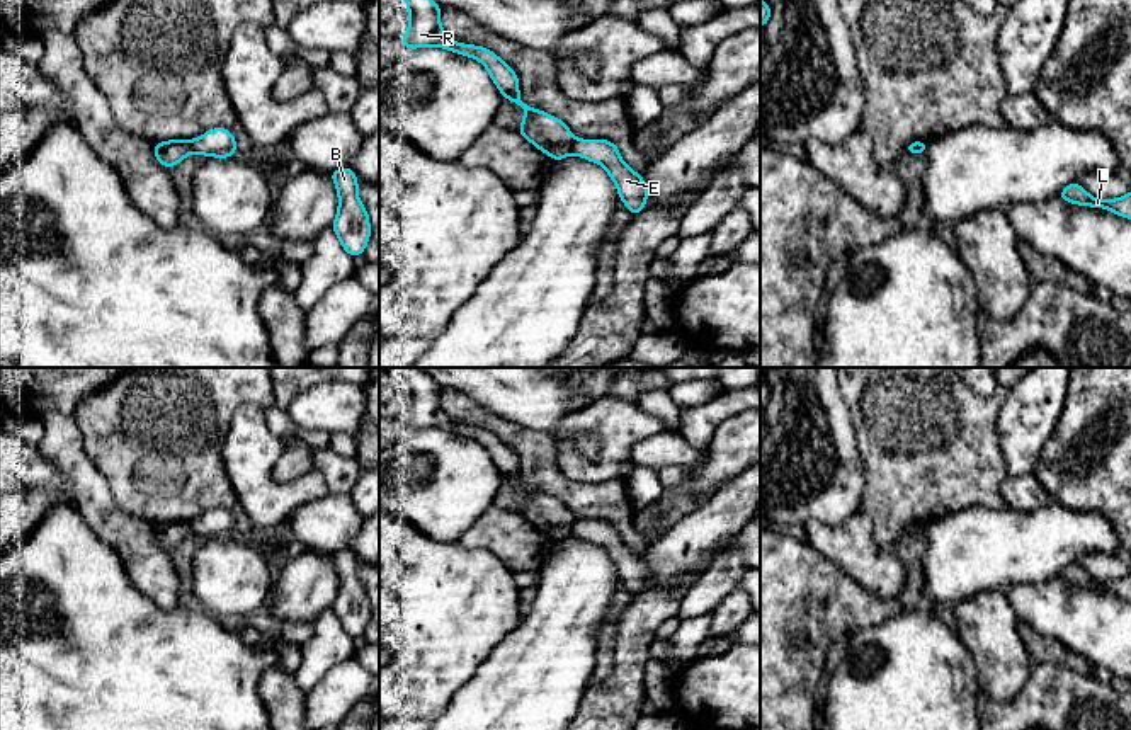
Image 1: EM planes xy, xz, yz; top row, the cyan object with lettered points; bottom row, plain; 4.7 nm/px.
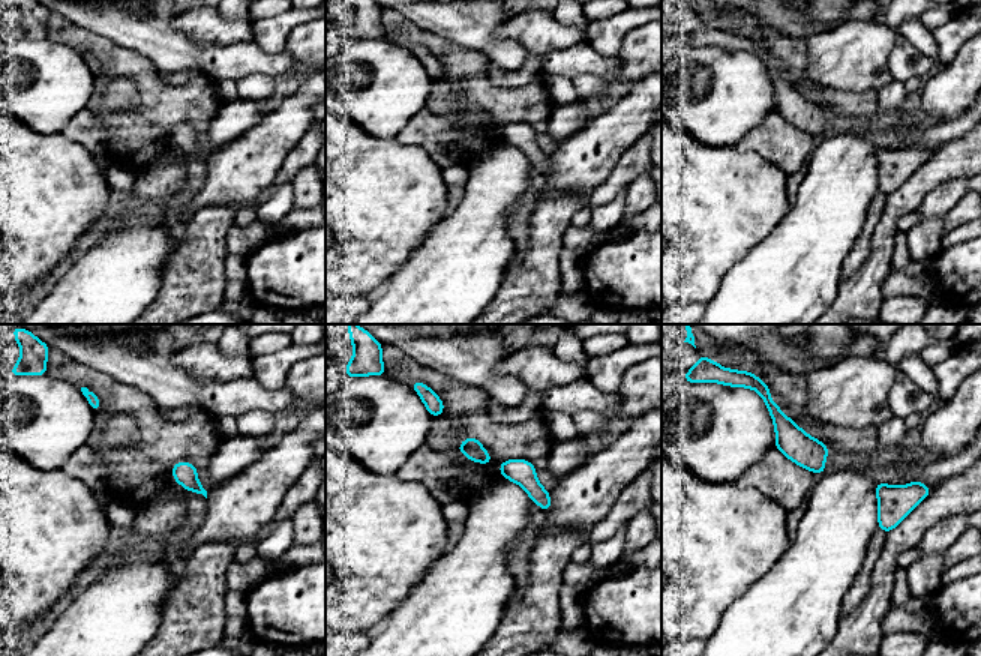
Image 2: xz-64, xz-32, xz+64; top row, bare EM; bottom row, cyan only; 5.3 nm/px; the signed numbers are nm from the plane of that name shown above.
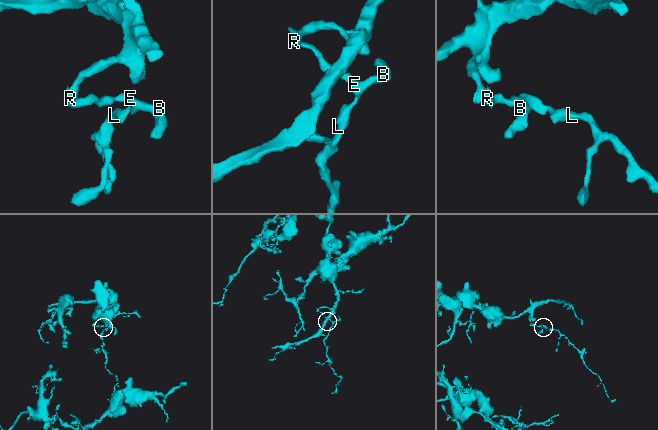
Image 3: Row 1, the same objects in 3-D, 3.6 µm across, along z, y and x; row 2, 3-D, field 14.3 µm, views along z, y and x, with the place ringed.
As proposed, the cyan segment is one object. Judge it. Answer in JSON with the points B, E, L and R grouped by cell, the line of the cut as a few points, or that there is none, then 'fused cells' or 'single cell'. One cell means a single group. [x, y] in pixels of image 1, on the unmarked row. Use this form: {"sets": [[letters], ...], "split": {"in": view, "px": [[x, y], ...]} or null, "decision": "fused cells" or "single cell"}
{"sets": [["B", "E", "L"], ["R"]], "split": {"in": "xz", "px": [[575, 519], [572, 533]]}, "decision": "fused cells"}

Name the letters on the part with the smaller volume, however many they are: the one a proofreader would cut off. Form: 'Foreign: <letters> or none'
Foreign: B, E, L

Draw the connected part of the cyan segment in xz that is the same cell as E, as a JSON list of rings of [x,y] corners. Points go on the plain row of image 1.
[[[575,521],[573,536],[602,546],[617,568],[624,587],[639,596],[645,590],[650,570],[641,555],[633,553],[621,539],[619,529],[609,521]]]

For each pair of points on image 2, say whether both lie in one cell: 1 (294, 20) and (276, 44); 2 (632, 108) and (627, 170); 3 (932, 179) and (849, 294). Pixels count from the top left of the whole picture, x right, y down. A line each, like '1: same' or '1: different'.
1: same
2: different
3: same

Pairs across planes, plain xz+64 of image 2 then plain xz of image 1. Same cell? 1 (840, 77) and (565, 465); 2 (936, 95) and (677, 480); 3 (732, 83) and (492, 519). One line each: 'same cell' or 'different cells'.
1: same cell
2: different cells
3: different cells

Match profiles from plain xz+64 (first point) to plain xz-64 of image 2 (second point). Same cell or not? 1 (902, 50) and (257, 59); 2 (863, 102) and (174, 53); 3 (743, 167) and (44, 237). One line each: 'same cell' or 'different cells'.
1: same cell
2: different cells
3: same cell

